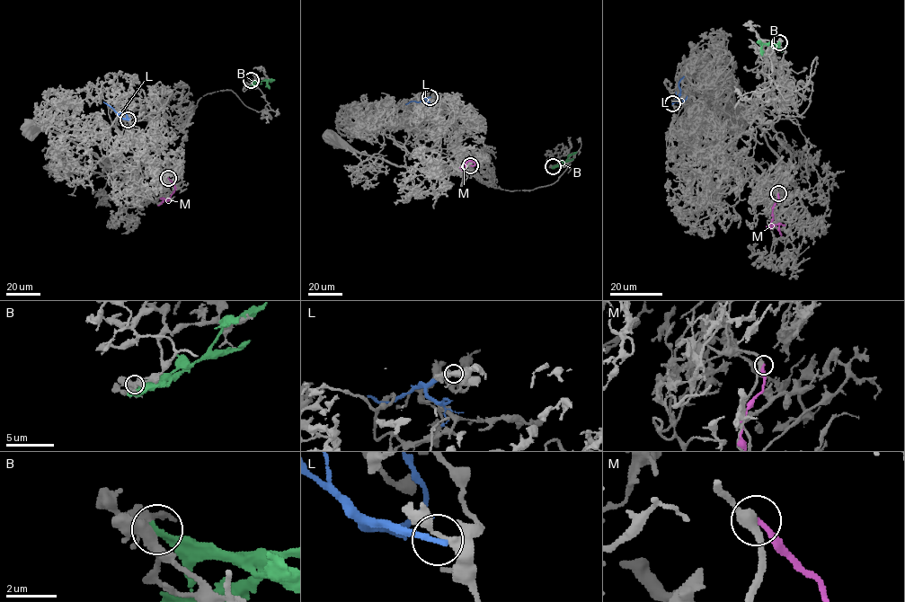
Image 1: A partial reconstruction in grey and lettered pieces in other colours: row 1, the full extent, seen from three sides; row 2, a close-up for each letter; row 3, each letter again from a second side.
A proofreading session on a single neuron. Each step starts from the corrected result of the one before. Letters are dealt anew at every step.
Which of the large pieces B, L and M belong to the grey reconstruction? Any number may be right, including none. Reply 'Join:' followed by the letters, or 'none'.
Join: none

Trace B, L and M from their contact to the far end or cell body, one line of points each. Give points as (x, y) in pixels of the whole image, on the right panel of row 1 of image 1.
B: (779, 42), (776, 45), (756, 42)
L: (672, 103), (680, 92), (678, 83), (683, 75)
M: (778, 193), (770, 228), (778, 225), (781, 235)

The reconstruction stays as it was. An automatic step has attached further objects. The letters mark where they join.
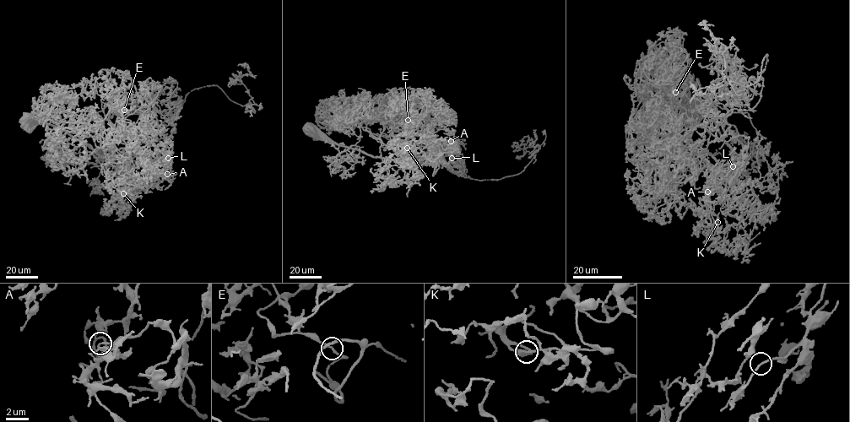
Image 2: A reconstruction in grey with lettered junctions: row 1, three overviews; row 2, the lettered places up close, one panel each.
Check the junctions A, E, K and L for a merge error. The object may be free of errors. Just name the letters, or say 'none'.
L

